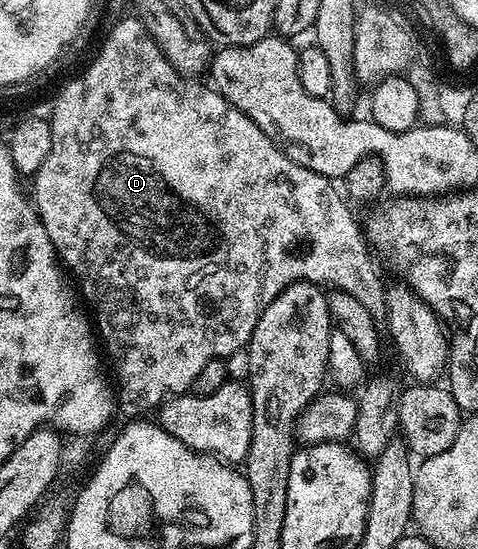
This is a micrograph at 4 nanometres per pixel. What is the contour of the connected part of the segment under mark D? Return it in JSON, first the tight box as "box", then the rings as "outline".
{"box":[31,17,386,417],"outline":[[[123,17],[105,36],[105,44],[98,49],[93,64],[81,71],[84,79],[77,81],[70,78],[69,84],[58,93],[57,100],[53,103],[53,115],[49,119],[51,153],[47,153],[47,161],[43,161],[37,174],[32,176],[31,202],[37,209],[43,229],[47,229],[47,237],[51,237],[51,245],[57,251],[58,260],[67,268],[75,283],[77,278],[80,298],[87,307],[89,302],[88,310],[91,312],[96,334],[103,344],[104,354],[107,359],[109,354],[109,359],[117,370],[115,399],[121,402],[122,409],[129,417],[145,417],[148,416],[145,415],[148,411],[156,412],[166,399],[186,394],[207,361],[228,360],[229,355],[235,354],[240,347],[242,350],[248,344],[253,326],[259,321],[263,309],[267,309],[273,298],[292,283],[304,281],[325,289],[346,291],[374,317],[384,316],[386,284],[381,283],[381,275],[373,264],[366,232],[357,224],[352,211],[354,208],[346,202],[338,188],[338,192],[333,188],[336,187],[334,180],[288,159],[269,140],[267,133],[263,133],[263,129],[255,125],[255,121],[232,107],[212,86],[204,87],[203,84],[180,75],[173,68],[172,61],[165,56],[168,55],[166,48],[154,41],[153,35],[140,18]]]}

